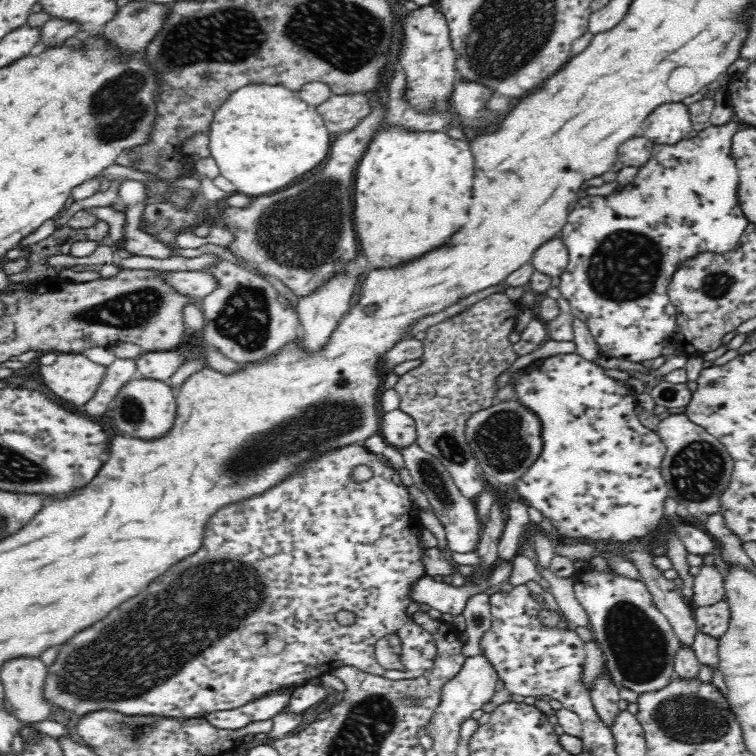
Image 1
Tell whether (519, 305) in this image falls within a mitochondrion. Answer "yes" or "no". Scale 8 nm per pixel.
no

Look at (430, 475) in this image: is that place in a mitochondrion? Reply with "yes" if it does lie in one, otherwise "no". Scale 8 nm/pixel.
yes

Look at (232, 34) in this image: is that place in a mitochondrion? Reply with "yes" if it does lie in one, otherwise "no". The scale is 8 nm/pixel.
yes

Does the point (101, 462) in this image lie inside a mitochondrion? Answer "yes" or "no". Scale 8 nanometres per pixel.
no

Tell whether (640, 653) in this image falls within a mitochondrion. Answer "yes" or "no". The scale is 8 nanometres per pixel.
yes

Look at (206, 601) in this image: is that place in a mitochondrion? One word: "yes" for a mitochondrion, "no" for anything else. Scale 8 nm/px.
yes

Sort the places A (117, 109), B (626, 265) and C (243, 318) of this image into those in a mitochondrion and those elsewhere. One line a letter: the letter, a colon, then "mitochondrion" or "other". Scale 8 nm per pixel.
A: mitochondrion
B: mitochondrion
C: mitochondrion

